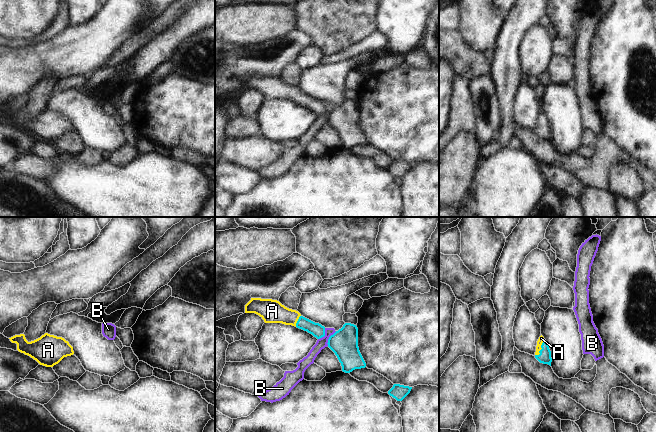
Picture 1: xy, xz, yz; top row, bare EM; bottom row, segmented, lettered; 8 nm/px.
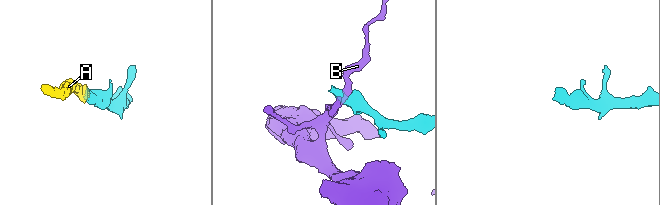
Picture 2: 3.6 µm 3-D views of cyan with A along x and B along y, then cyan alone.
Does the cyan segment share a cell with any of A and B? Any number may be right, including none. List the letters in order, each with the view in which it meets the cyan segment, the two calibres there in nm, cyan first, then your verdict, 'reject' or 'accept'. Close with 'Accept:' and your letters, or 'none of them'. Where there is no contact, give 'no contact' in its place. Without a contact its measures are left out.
A: yz | 100/50 nm | accept
B: xz | 220/90 nm | reject
Accept: A

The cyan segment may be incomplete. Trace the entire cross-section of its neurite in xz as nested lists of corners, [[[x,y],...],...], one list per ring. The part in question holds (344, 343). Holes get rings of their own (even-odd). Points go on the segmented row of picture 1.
[[[345,323],[328,339],[328,347],[335,353],[342,366],[342,371],[350,373],[355,369],[366,367],[358,347],[358,328]]]

